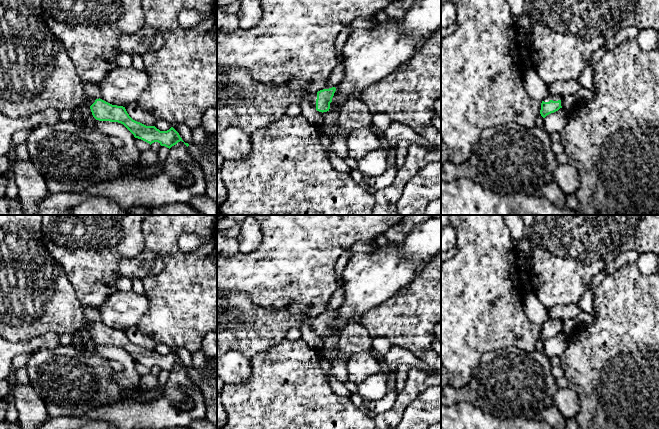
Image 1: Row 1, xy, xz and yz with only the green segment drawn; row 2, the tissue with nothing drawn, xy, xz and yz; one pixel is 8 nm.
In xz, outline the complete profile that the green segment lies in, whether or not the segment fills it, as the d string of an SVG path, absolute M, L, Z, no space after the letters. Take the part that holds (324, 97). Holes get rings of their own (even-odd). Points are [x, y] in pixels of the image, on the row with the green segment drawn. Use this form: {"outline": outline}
{"outline": "M232 69L226 73L217 71L217 136L229 127L238 127L251 135L281 119L290 105L300 105L303 100L310 101L317 111L327 112L335 91L336 88L332 87L317 93L305 93L291 89L288 82L278 85L258 81L245 69Z"}

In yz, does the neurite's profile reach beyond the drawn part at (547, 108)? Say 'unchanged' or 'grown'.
grown

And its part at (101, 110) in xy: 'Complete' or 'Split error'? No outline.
Split error

